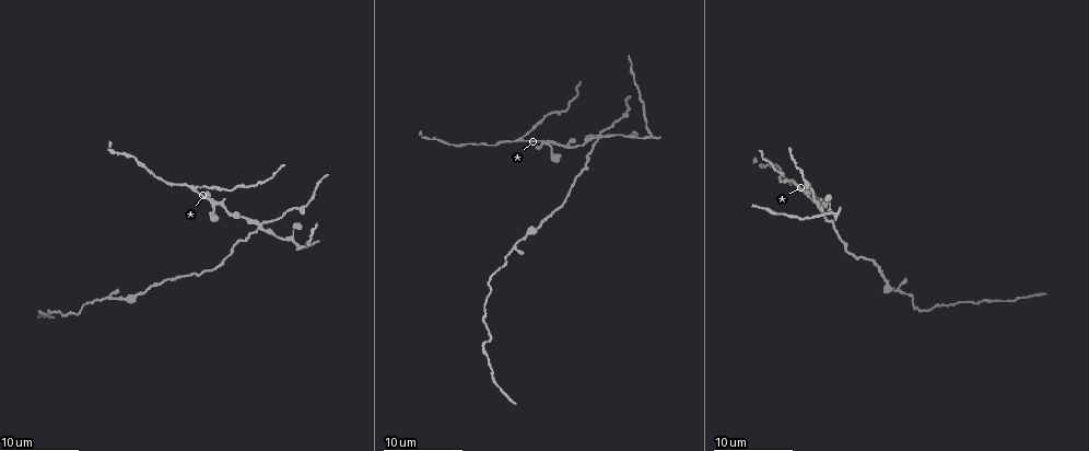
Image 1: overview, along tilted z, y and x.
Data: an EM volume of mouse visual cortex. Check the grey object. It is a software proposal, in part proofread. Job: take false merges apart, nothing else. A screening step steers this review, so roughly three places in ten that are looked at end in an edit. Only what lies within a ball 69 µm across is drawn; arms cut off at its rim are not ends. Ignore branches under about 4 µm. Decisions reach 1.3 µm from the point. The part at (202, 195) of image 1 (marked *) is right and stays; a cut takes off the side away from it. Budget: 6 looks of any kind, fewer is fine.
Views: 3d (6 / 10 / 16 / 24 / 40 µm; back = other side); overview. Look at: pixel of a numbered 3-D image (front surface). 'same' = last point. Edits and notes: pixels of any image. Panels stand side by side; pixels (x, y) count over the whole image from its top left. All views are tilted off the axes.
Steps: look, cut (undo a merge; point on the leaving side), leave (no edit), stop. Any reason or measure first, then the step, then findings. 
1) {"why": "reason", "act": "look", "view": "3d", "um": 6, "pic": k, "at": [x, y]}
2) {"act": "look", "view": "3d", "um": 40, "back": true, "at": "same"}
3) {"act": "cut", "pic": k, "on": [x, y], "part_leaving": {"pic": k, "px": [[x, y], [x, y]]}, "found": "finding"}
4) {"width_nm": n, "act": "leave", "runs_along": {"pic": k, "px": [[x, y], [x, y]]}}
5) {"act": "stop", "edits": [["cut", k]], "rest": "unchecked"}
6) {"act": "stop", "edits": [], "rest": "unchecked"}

{"why": "narrows sharply", "act": "look", "view": "3d", "um": 10, "pic": 1, "at": [296, 244]}

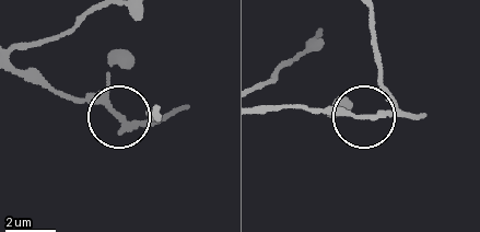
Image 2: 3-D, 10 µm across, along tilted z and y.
{"act": "cut", "pic": 2, "on": [381, 81], "part_leaving": {"pic": 2, "px": [[378, 118], [391, 102], [379, 76], [372, 16]]}, "found": "a second cell is stuck on"}

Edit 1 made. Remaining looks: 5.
{"why": "see it whole again", "act": "look", "view": "overview"}

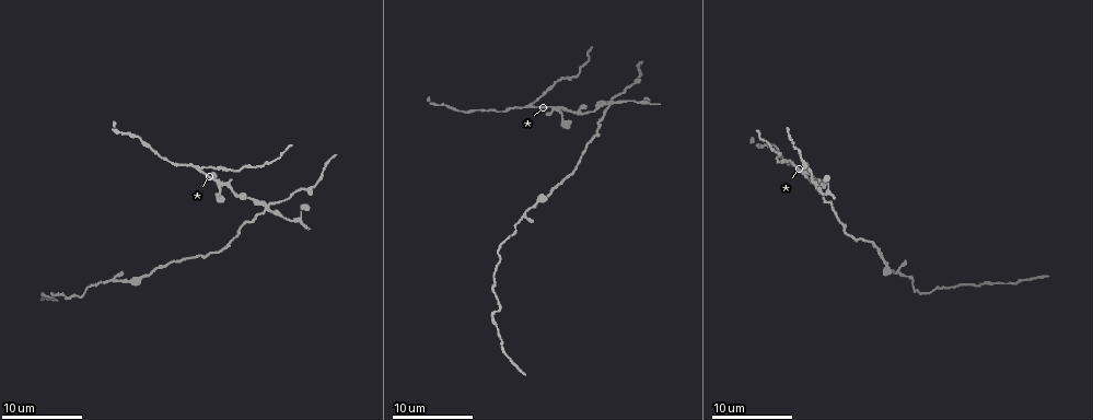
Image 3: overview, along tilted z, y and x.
{"why": "four arms meet", "act": "look", "view": "3d", "um": 16, "pic": 3, "at": [267, 207]}

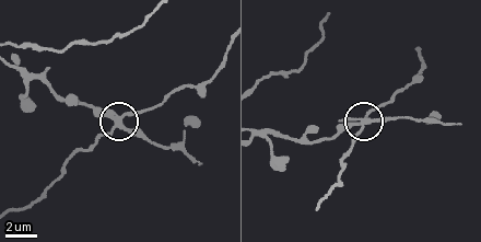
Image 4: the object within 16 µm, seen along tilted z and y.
{"side_arm_um": 12, "arms": 4, "act": "cut", "pic": 4, "on": [139, 112], "found": "two cells meet here"}

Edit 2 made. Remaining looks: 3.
{"act": "look", "view": "overview"}

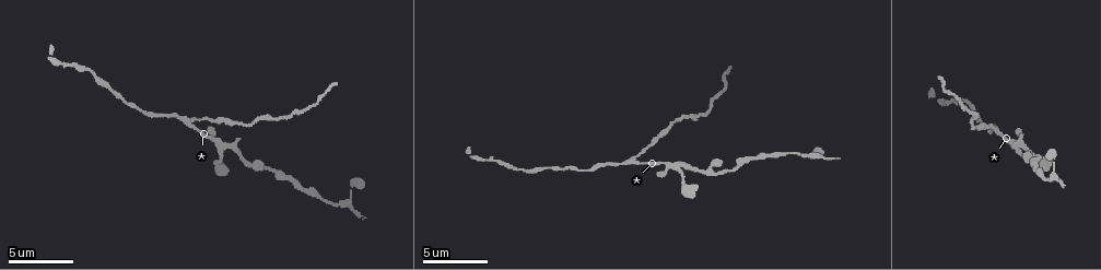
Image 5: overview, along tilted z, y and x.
{"act": "look", "view": "3d", "um": 10, "pic": 5, "at": [631, 161]}

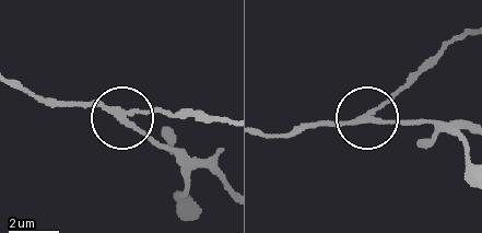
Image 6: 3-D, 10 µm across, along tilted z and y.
{"arms": 3, "act": "cut", "pic": 6, "on": [156, 111], "found": "two cells meet here"}

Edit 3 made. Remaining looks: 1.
{"act": "stop", "edits": [["cut", 2], ["cut", 4], ["cut", 6]], "rest": "unchecked"}

